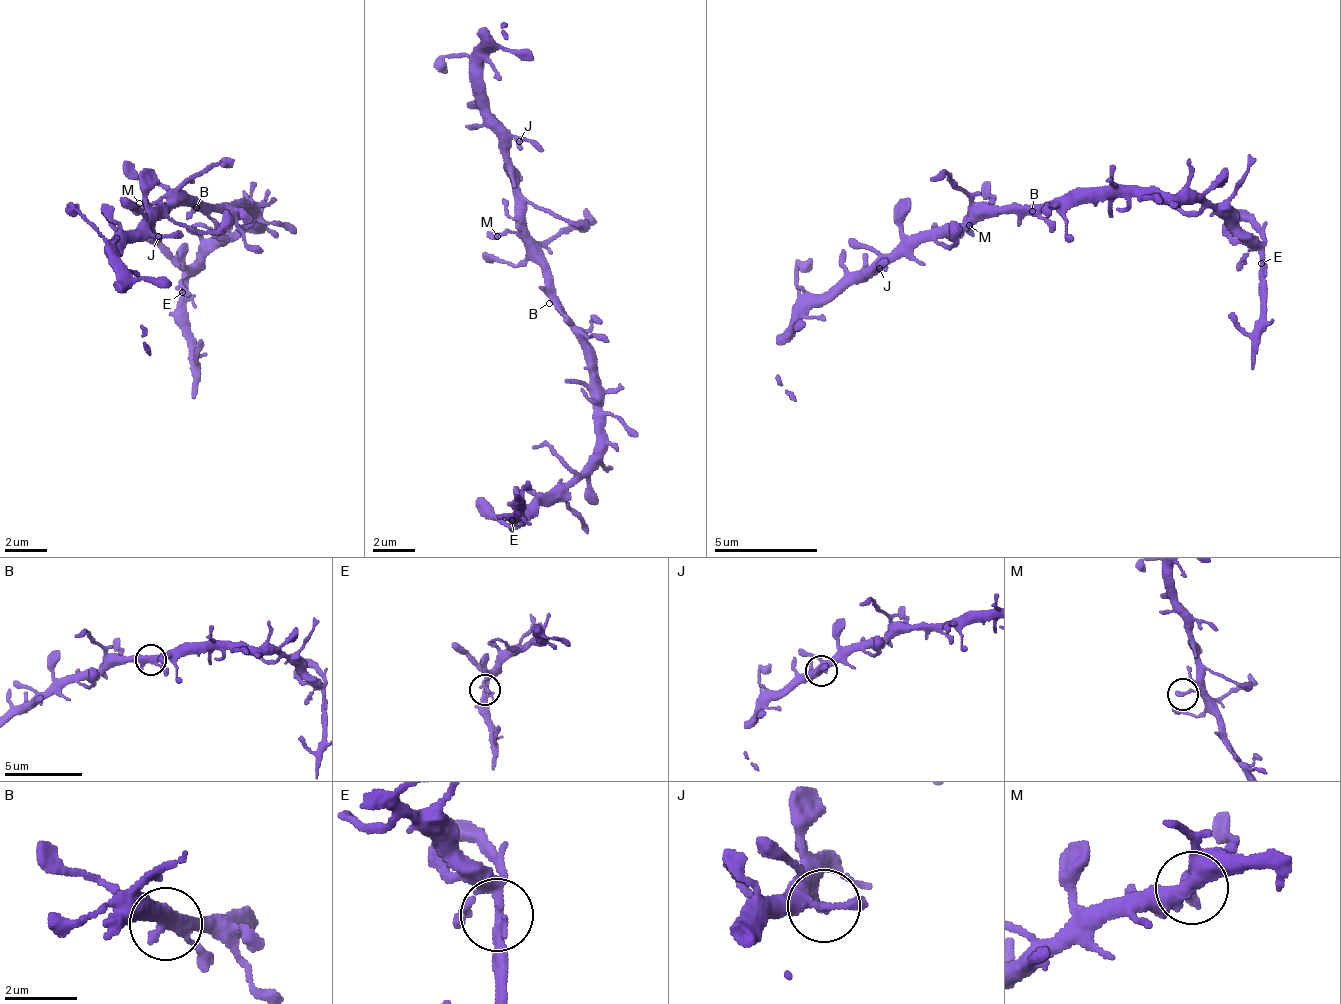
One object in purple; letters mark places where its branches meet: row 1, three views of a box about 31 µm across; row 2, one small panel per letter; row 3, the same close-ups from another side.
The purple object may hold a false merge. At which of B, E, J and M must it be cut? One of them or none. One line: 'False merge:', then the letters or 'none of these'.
False merge: none of these

